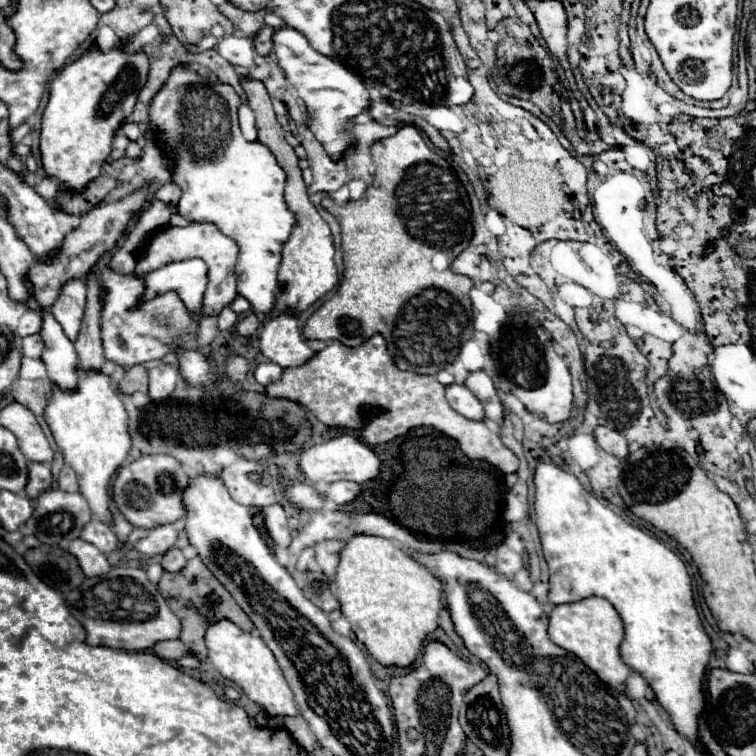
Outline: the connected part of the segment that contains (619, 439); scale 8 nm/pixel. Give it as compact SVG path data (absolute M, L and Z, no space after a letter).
M597 426L595 428L595 440L605 452L609 452L609 454L613 454L617 458L627 458L627 454L629 454L627 440L619 432L615 432L615 430L607 428L607 426Z

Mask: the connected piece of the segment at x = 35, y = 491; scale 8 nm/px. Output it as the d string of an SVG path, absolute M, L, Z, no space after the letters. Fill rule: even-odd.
M31 462L29 464L29 482L27 482L25 494L35 500L41 492L49 490L51 488L51 482L53 482L53 476L49 480L49 474L51 474L51 466L49 464Z

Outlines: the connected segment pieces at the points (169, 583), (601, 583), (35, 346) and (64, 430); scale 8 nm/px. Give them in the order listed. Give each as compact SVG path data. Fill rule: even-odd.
M199 556L191 558L187 562L187 566L179 572L173 572L173 574L165 572L161 582L159 582L159 592L167 600L167 604L177 612L177 616L181 618L181 622L183 622L181 640L187 644L187 648L191 648L191 652L199 660L207 658L207 646L205 646L205 640L203 640L203 632L207 630L207 624L211 624L211 620L227 618L227 620L239 624L239 628L243 628L245 632L253 630L253 622L249 620L249 616L237 606L233 596L211 574L211 570L203 564L203 560Z
M541 462L535 468L535 514L543 556L551 574L549 602L557 606L583 600L585 596L607 598L625 626L625 638L621 642L623 662L647 680L661 706L669 712L677 732L683 734L691 744L697 744L697 716L703 710L701 682L713 646L695 610L691 578L681 558L657 538L645 534L637 526L627 524L621 516L587 492L573 474L553 464Z
M31 334L31 336L25 336L21 340L21 352L23 356L27 358L41 358L41 352L43 352L43 338L39 334Z
M79 368L79 392L59 392L59 388L53 386L51 400L45 408L45 420L65 462L75 470L79 490L89 502L91 512L111 526L113 514L109 510L109 480L131 450L131 434L129 416L119 396L111 390L109 378L103 372L83 372Z

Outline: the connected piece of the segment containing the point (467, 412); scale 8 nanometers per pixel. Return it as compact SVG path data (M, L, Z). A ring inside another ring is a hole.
M451 384L451 386L445 388L445 396L447 396L449 406L455 412L459 412L461 416L465 416L469 420L477 420L477 422L485 418L481 402L475 398L475 394L467 386L463 386L463 384Z

